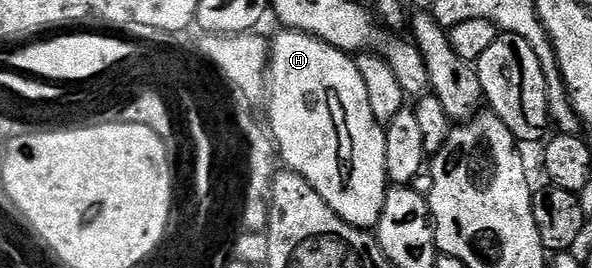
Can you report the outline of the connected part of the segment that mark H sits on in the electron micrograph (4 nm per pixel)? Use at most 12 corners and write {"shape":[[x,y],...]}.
{"shape":[[270,40],[272,139],[347,224],[380,221],[385,125],[349,53]]}

